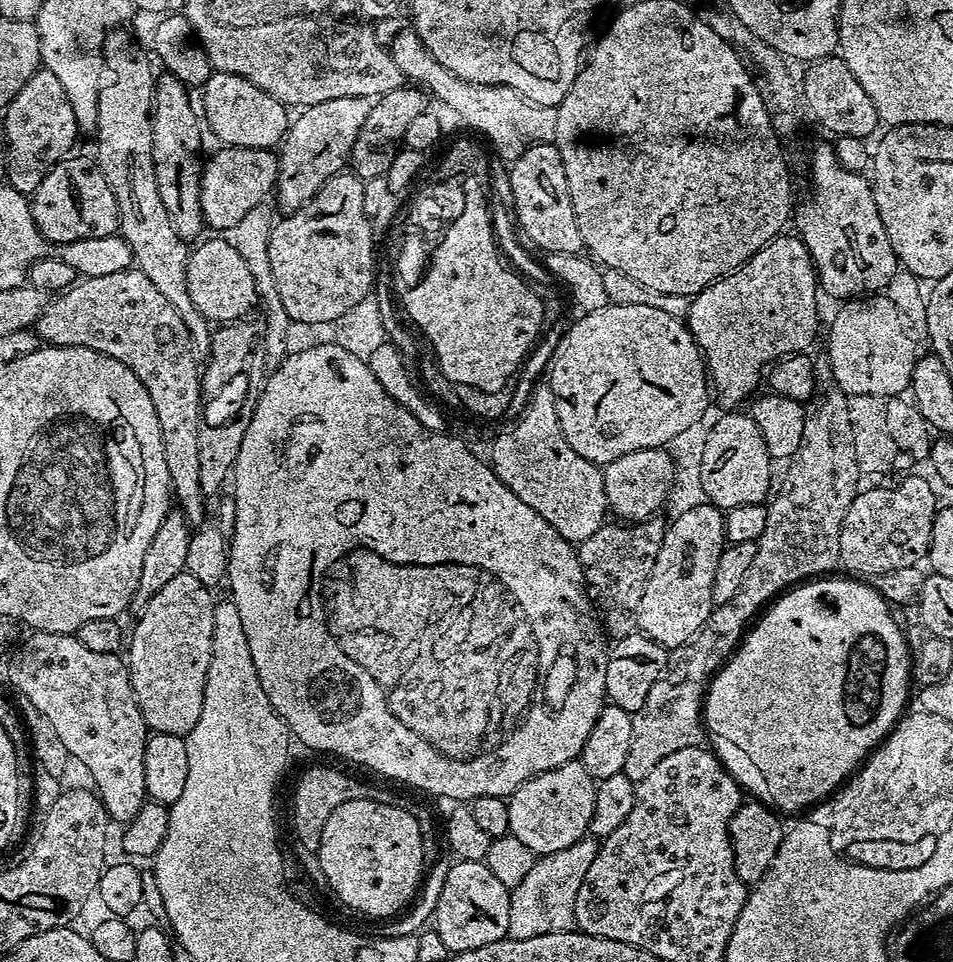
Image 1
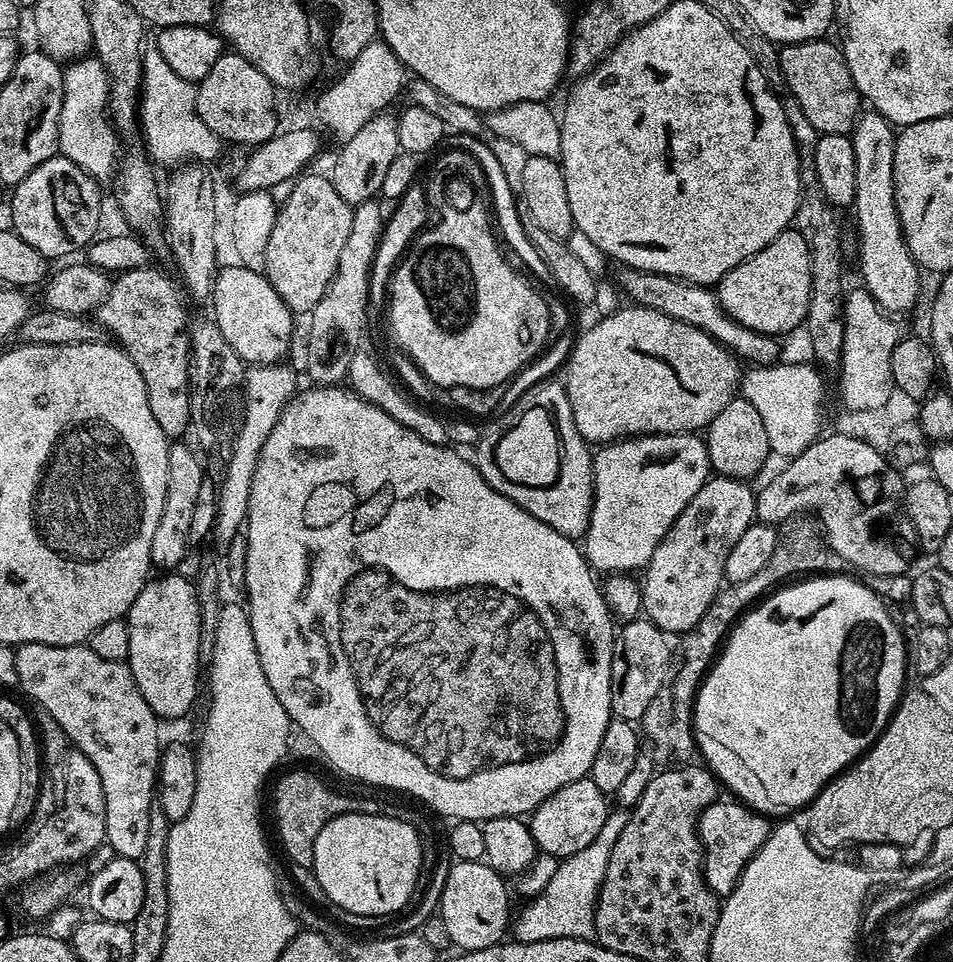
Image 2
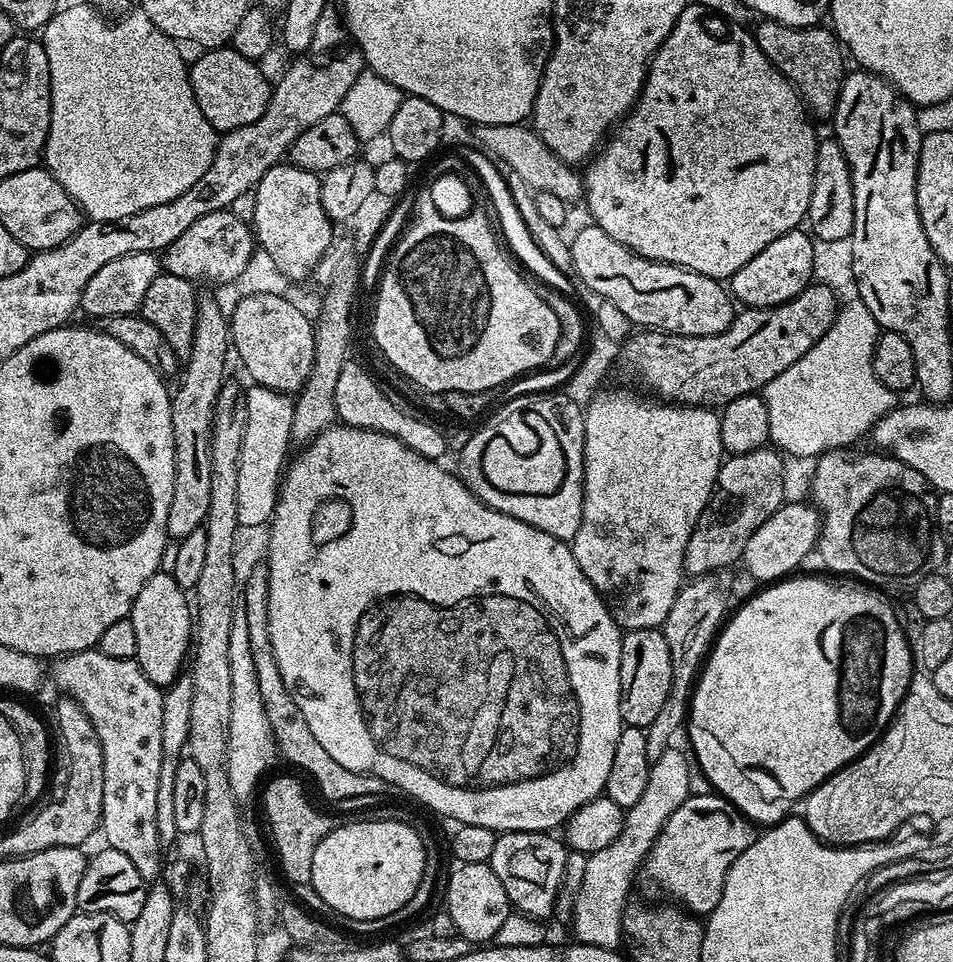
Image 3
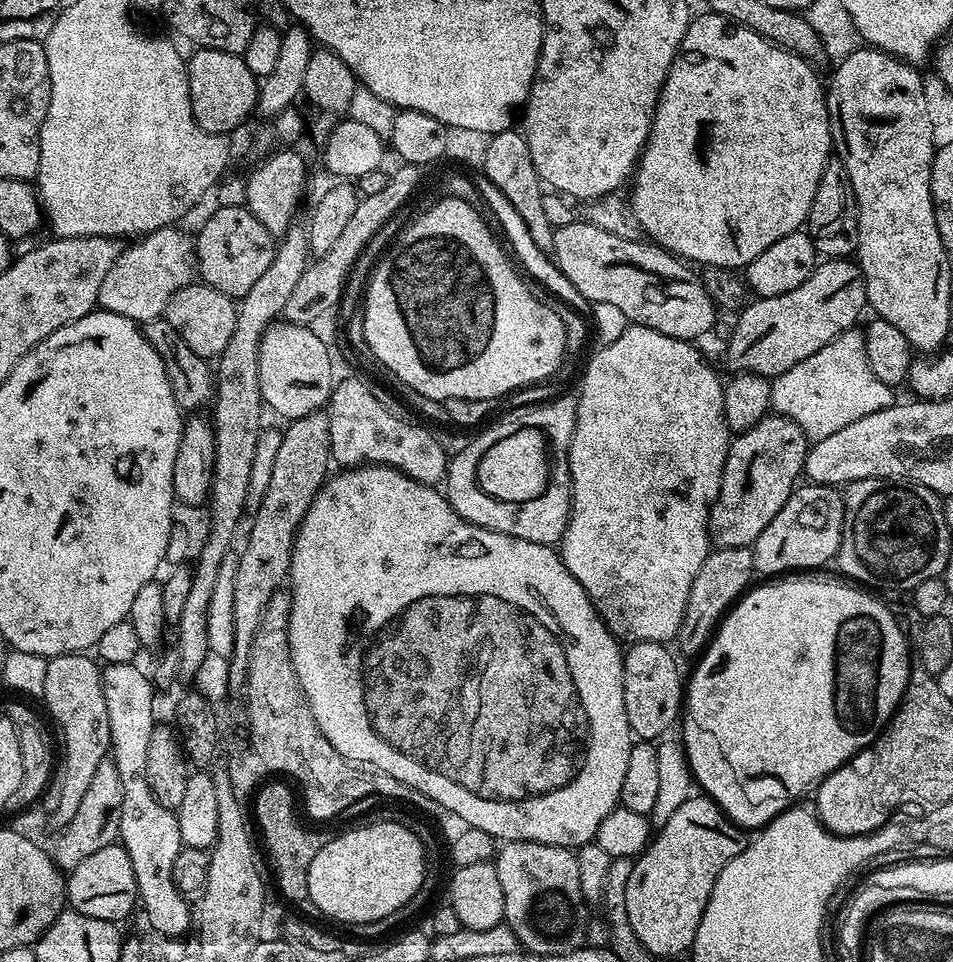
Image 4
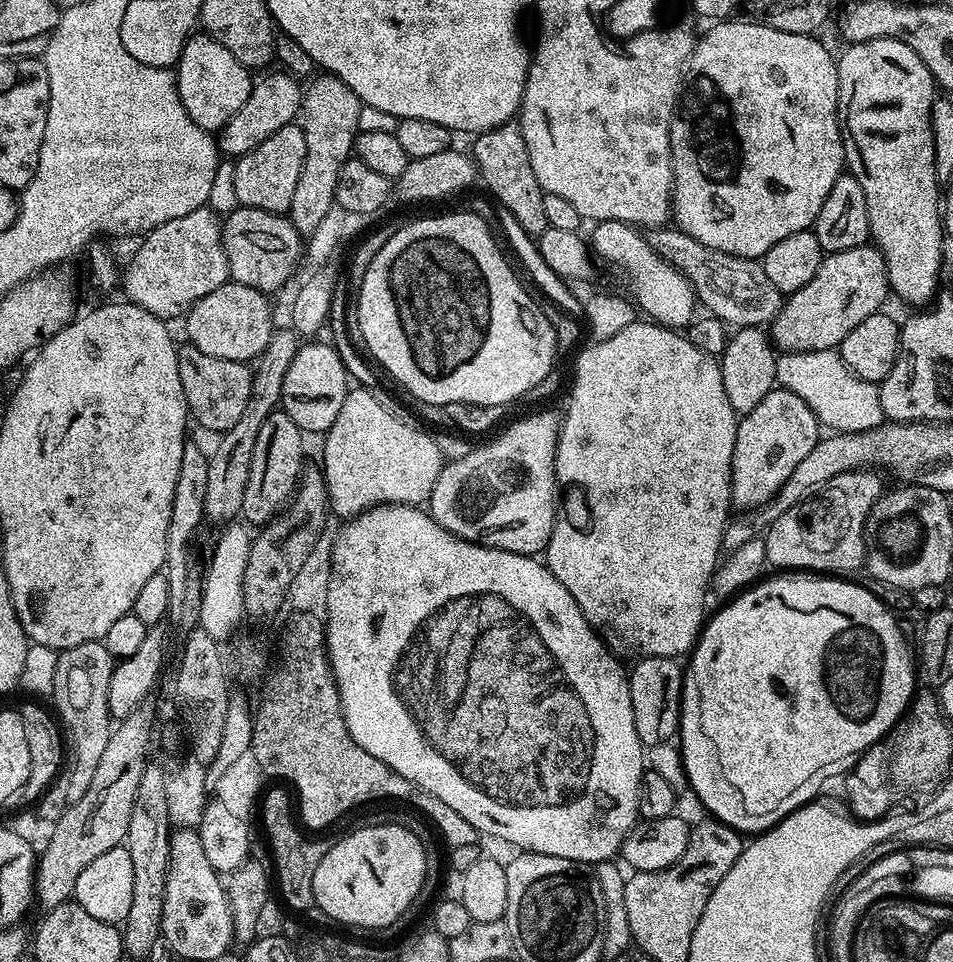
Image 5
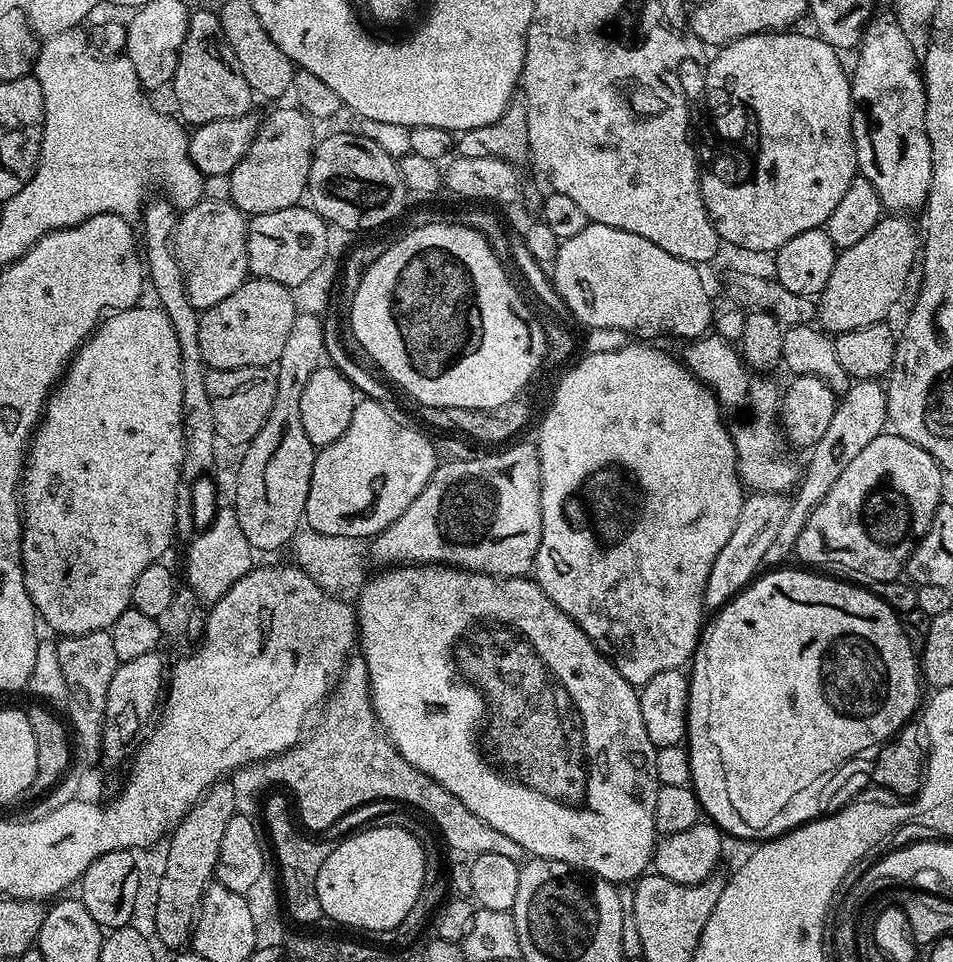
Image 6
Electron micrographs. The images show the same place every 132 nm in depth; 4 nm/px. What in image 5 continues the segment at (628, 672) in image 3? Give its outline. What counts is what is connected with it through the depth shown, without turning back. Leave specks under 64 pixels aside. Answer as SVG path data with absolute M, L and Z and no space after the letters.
M651 656L645 660L637 660L631 665L628 676L628 689L630 690L630 702L634 710L634 726L638 730L638 738L645 744L667 744L677 735L680 718L682 715L682 697L686 683L685 673L680 673L680 668L671 656Z

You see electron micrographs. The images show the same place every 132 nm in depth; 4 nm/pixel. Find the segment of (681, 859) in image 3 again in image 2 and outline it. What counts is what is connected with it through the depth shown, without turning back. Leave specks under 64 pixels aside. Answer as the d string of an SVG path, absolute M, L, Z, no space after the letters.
M717 798L713 804L706 806L696 823L696 833L700 835L700 844L704 848L704 881L707 882L708 889L721 898L736 889L742 870L750 862L750 858L758 854L773 830L765 813L757 812L755 808L735 799L727 799Z

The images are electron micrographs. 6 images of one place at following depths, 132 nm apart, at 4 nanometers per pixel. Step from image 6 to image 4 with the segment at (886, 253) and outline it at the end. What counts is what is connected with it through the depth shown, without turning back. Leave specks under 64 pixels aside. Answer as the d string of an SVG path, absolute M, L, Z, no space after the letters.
M848 258L825 259L817 263L802 286L786 294L756 298L744 305L735 317L736 329L728 340L731 371L757 372L769 378L781 376L853 327L867 304L866 282L859 263Z

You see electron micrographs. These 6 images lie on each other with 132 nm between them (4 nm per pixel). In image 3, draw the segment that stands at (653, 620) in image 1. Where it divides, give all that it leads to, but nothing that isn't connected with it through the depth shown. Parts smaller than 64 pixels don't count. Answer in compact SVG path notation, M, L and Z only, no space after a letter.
M772 446L750 450L741 456L732 454L725 459L718 470L716 491L708 499L706 510L702 510L690 542L686 542L684 571L689 577L731 569L732 563L743 557L750 534L785 503L784 463L785 457Z

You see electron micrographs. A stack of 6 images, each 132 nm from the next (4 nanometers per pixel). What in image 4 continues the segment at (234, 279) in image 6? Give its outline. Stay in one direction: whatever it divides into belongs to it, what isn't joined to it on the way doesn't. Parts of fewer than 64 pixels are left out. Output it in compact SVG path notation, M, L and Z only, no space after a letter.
M169 226L141 235L129 244L132 245L121 251L114 266L110 266L110 274L106 274L102 282L99 307L137 322L159 320L173 294L182 290L182 286L193 283L197 275L196 241L180 226Z

